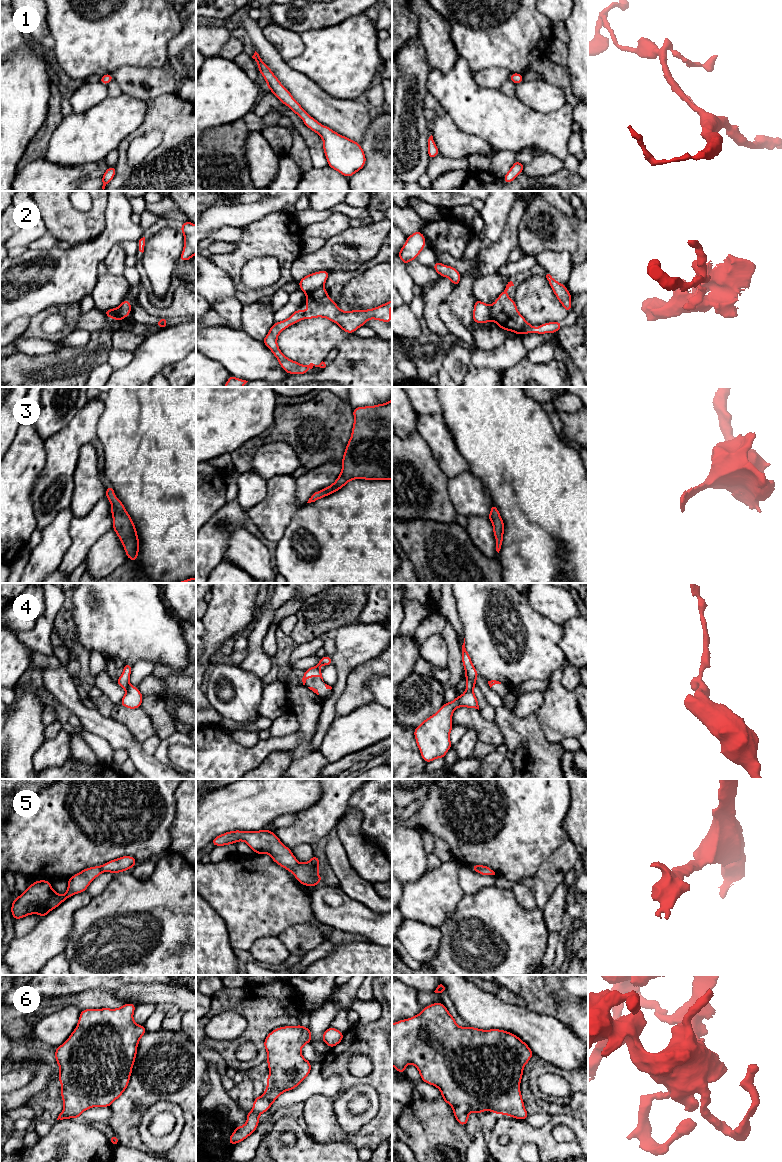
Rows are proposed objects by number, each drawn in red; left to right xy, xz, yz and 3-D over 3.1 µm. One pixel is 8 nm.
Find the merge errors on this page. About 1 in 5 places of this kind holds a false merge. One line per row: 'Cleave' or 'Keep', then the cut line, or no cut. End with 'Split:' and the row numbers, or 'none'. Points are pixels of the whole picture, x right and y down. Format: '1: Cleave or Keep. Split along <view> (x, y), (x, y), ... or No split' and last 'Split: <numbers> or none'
1: Keep. No split
2: Cleave. Split along xz (322, 287), (306, 294)
3: Keep. No split
4: Keep. No split
5: Keep. No split
6: Keep. No split
Split: 2

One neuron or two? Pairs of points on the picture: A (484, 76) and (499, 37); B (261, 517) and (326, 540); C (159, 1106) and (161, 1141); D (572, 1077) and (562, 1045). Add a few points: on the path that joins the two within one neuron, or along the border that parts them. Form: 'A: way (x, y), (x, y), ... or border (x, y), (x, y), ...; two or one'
A: border (510, 71), (504, 68), (486, 67), (473, 72); two
B: border (300, 507), (285, 529), (284, 534), (276, 542); two
C: way (148, 1116), (144, 1120), (144, 1132), (150, 1138); one
D: border (548, 1061), (563, 1069), (577, 1069); two

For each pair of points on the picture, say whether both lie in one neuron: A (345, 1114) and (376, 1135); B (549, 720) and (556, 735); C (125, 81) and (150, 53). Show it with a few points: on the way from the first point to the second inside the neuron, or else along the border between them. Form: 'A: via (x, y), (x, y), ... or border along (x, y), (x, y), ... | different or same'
A: border along (379, 1109), (354, 1133), (346, 1134), (339, 1126) | different
B: via (553, 724), (556, 727), (556, 731) | same
C: border along (162, 67), (119, 66), (115, 70) | different

